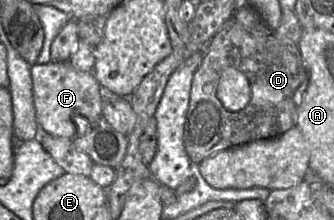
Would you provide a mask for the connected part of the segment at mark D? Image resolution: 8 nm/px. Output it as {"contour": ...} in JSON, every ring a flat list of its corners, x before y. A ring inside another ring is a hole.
{"contour":[[233,16,213,35,204,49,204,58,194,71,189,107,184,126,183,141,187,155,198,164,205,158,225,149,240,146,252,141,277,137,293,126,297,118,297,98,307,85,307,67,301,55,292,51,256,53,259,37,250,34],[233,67,241,71,250,86,250,99,247,105,238,111,229,111,217,96,222,71]]}

